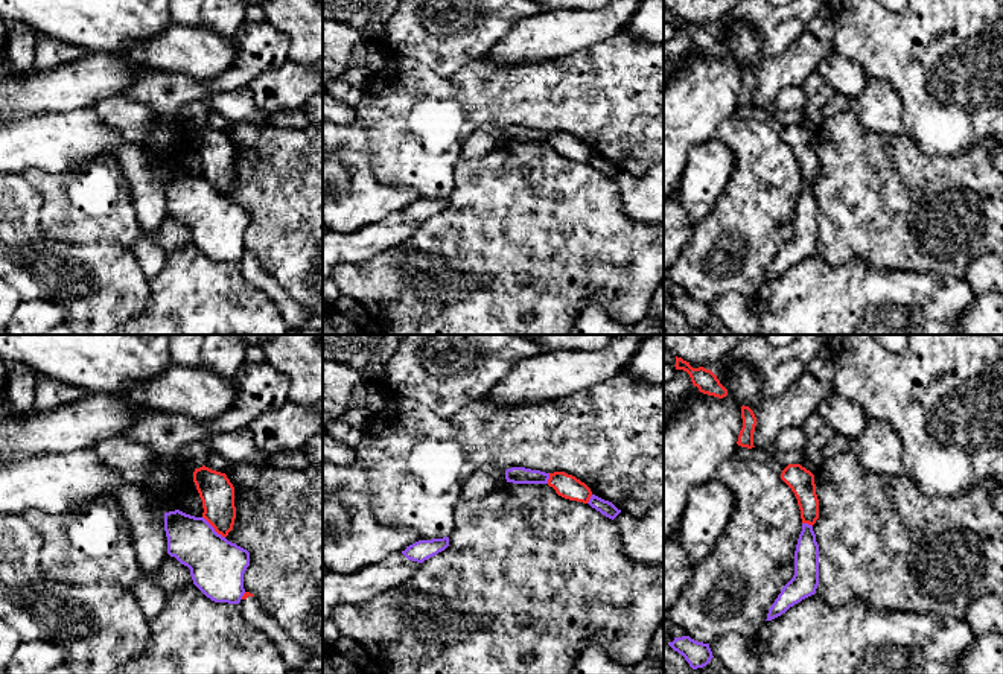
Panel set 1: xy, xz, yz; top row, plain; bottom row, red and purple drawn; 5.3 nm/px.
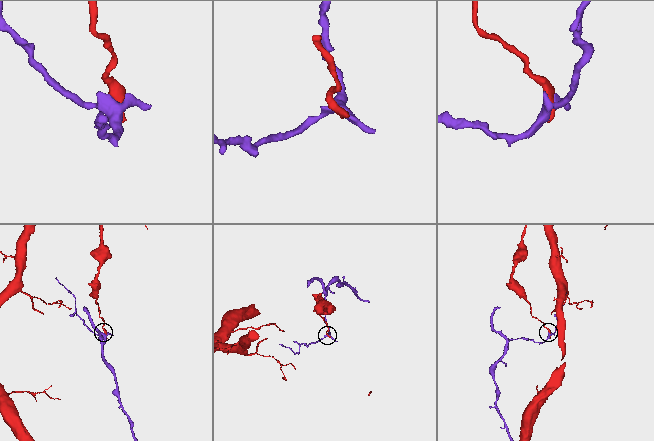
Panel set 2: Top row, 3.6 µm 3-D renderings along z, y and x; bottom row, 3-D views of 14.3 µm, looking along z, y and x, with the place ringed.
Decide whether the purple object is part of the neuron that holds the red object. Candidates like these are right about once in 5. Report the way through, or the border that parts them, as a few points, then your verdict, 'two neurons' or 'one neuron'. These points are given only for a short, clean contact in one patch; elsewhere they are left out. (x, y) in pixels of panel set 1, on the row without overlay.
along xy (203, 175), (224, 197) | two neurons

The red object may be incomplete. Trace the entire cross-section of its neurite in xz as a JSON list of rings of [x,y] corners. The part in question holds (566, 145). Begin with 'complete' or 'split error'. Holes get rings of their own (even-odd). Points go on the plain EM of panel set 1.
complete; [[[565,131],[549,132],[548,145],[565,158],[587,163],[592,151],[591,148],[572,134]]]

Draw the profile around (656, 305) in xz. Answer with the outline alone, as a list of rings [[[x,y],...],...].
[[[664,280],[654,291],[648,307],[648,315],[656,320],[658,327],[664,329]]]

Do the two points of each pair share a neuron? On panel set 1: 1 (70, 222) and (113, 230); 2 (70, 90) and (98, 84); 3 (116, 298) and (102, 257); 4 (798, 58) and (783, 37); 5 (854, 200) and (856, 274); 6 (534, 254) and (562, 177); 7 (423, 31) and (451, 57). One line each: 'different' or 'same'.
1: same
2: same
3: same
4: different
5: different
6: same
7: same

